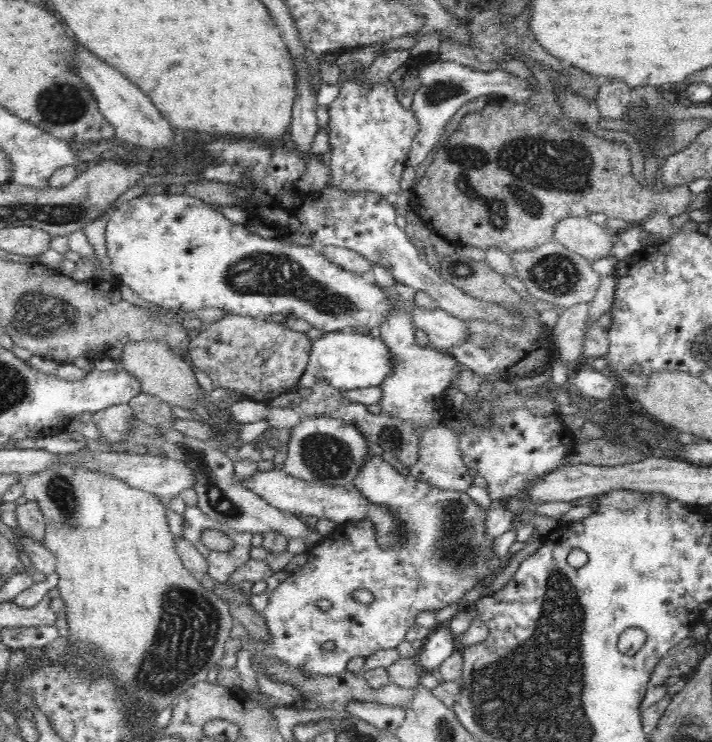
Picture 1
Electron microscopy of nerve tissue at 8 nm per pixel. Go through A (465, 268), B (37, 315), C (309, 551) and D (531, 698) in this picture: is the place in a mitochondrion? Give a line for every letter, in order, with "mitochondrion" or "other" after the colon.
A: mitochondrion
B: mitochondrion
C: other
D: mitochondrion

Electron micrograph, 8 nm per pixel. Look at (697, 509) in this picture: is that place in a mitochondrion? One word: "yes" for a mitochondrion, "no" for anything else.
no

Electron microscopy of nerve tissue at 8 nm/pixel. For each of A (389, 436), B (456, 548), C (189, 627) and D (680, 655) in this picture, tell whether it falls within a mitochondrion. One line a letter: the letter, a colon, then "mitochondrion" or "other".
A: mitochondrion
B: mitochondrion
C: mitochondrion
D: other

